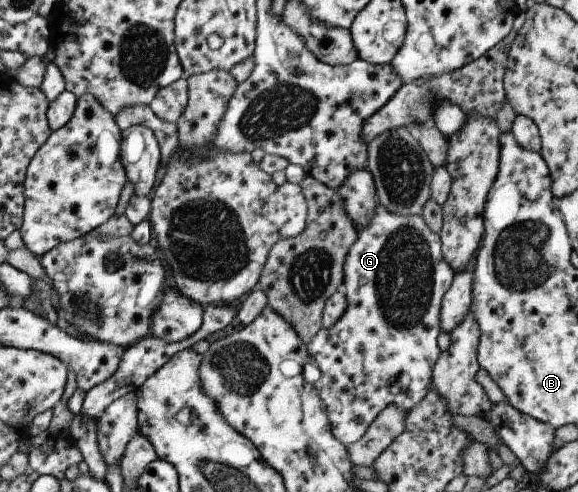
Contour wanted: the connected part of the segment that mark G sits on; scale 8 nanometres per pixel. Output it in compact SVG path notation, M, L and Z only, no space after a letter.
M377 203L367 223L363 228L356 231L355 242L350 246L349 252L345 257L341 289L345 295L347 306L343 316L332 327L328 329L320 328L306 344L306 353L317 362L317 368L321 372L315 391L321 404L324 406L330 433L332 437L335 437L336 441L339 441L345 447L358 441L370 427L370 424L378 417L378 414L388 406L394 406L396 409L406 413L418 402L421 402L421 399L426 395L429 387L431 387L430 381L434 364L440 355L436 345L436 337L441 331L439 328L440 302L445 291L451 286L454 273L441 256L439 235L427 227L420 215L395 214L385 210Z

